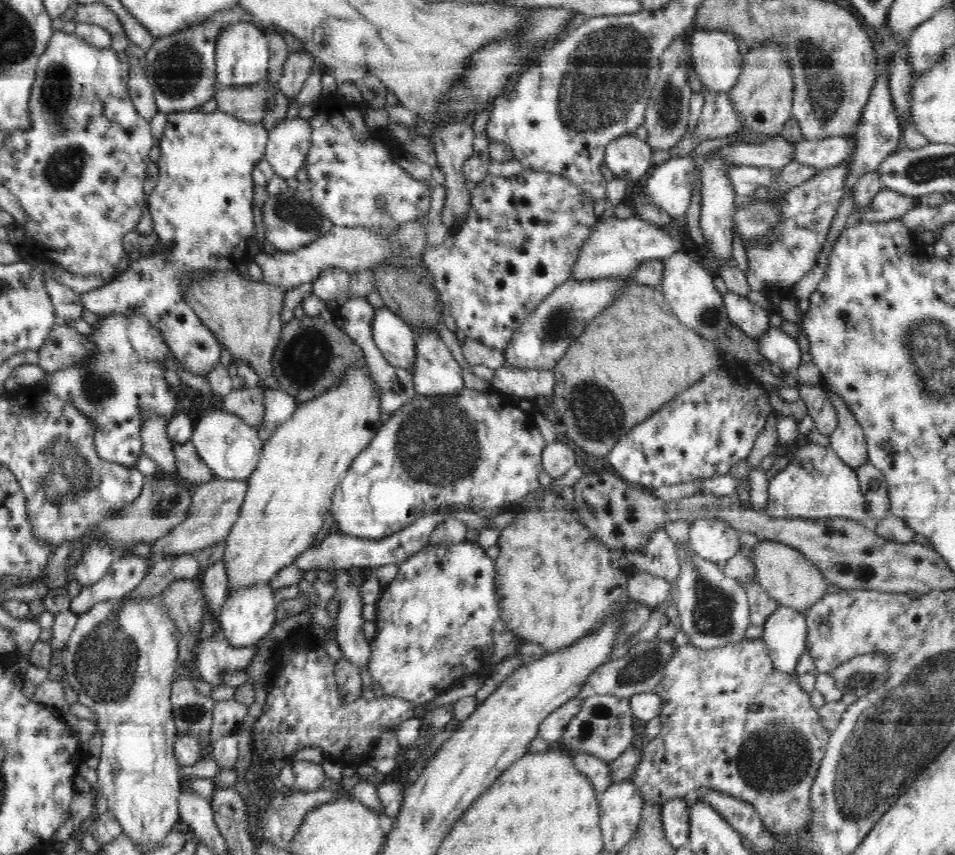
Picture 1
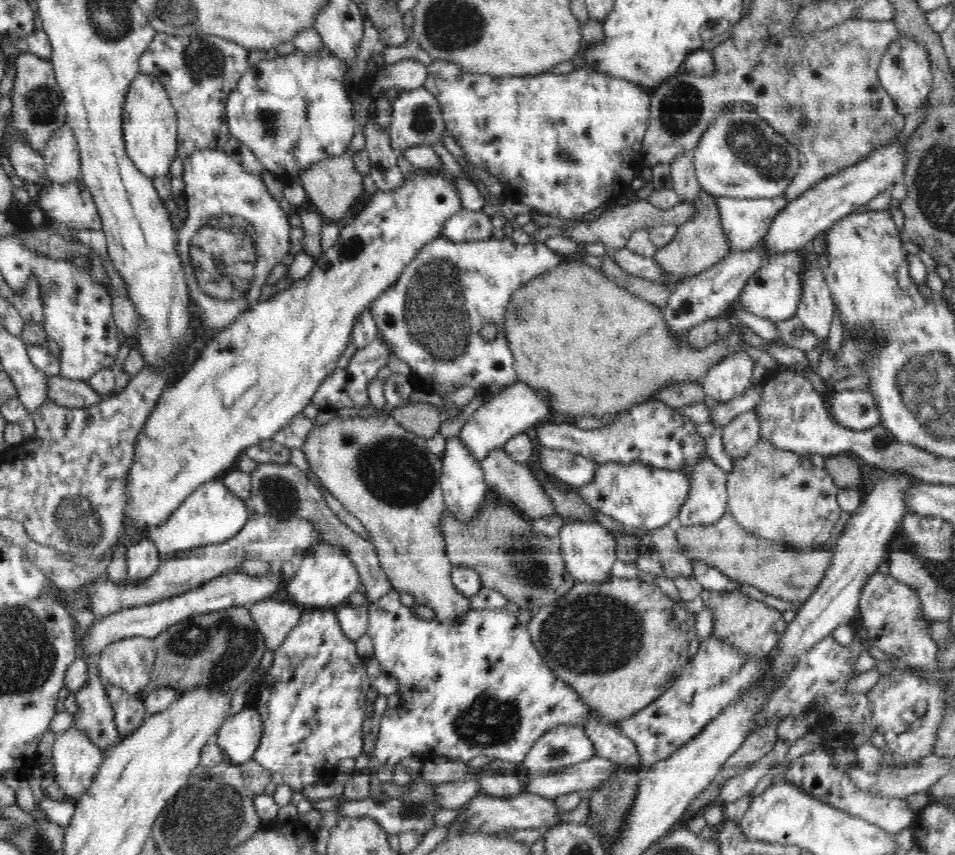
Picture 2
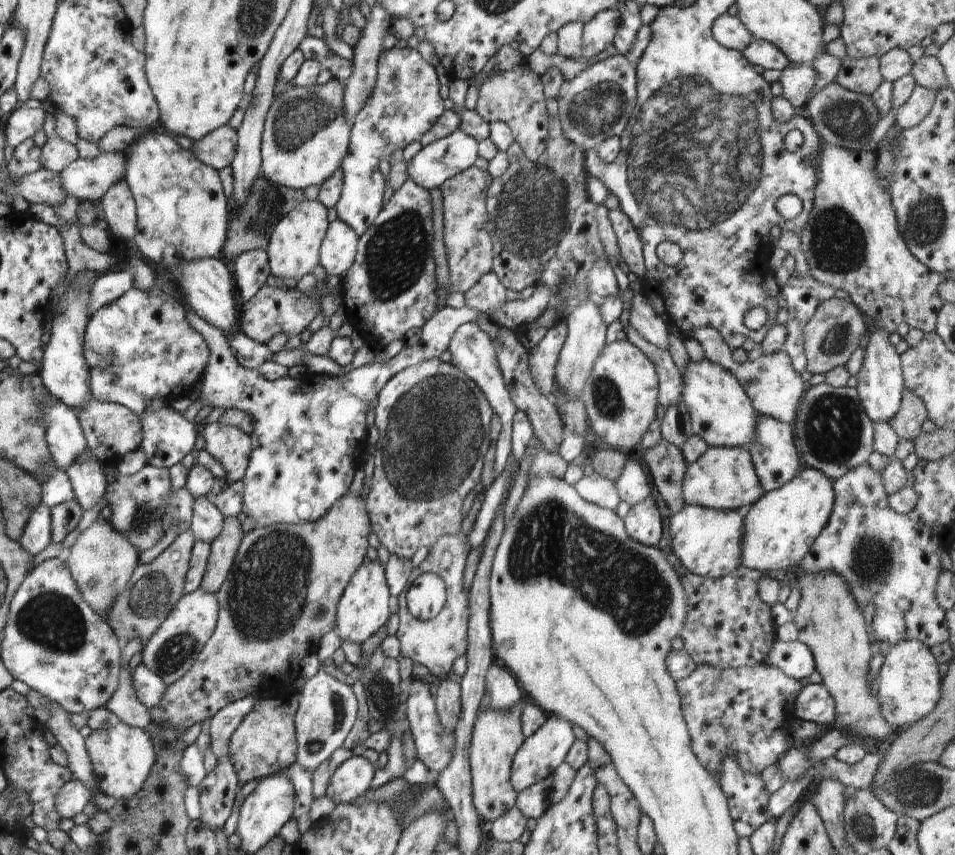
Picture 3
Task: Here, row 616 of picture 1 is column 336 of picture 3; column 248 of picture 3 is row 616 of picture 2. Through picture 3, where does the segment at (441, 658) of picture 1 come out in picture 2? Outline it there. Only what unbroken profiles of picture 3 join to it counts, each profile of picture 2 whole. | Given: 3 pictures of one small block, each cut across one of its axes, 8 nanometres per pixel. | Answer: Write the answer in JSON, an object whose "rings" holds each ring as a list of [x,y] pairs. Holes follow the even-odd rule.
{"rings":[[[392,589],[391,592],[388,592],[388,595],[382,596],[377,602],[369,605],[367,634],[374,644],[373,657],[378,659],[384,672],[398,681],[397,693],[400,696],[399,700],[401,700],[397,707],[387,708],[383,712],[378,739],[373,751],[375,761],[370,761],[367,767],[362,769],[363,772],[376,773],[380,783],[392,782],[395,765],[408,756],[417,758],[424,756],[424,754],[428,758],[432,758],[432,756],[446,756],[449,759],[461,760],[466,763],[475,756],[484,755],[520,765],[526,758],[529,748],[532,748],[532,744],[549,729],[561,725],[582,725],[585,722],[585,718],[590,718],[590,716],[593,716],[593,718],[603,718],[596,711],[588,708],[588,703],[570,685],[564,683],[564,681],[560,681],[554,672],[541,660],[538,650],[535,648],[535,644],[527,632],[527,626],[520,624],[517,616],[510,614],[508,610],[474,610],[470,608],[470,612],[464,618],[458,618],[454,624],[450,624],[449,626],[449,624],[443,624],[443,622],[437,620],[436,617],[432,620],[420,620],[420,618],[416,618],[410,612],[410,607],[402,604],[399,593],[396,589]]]}

